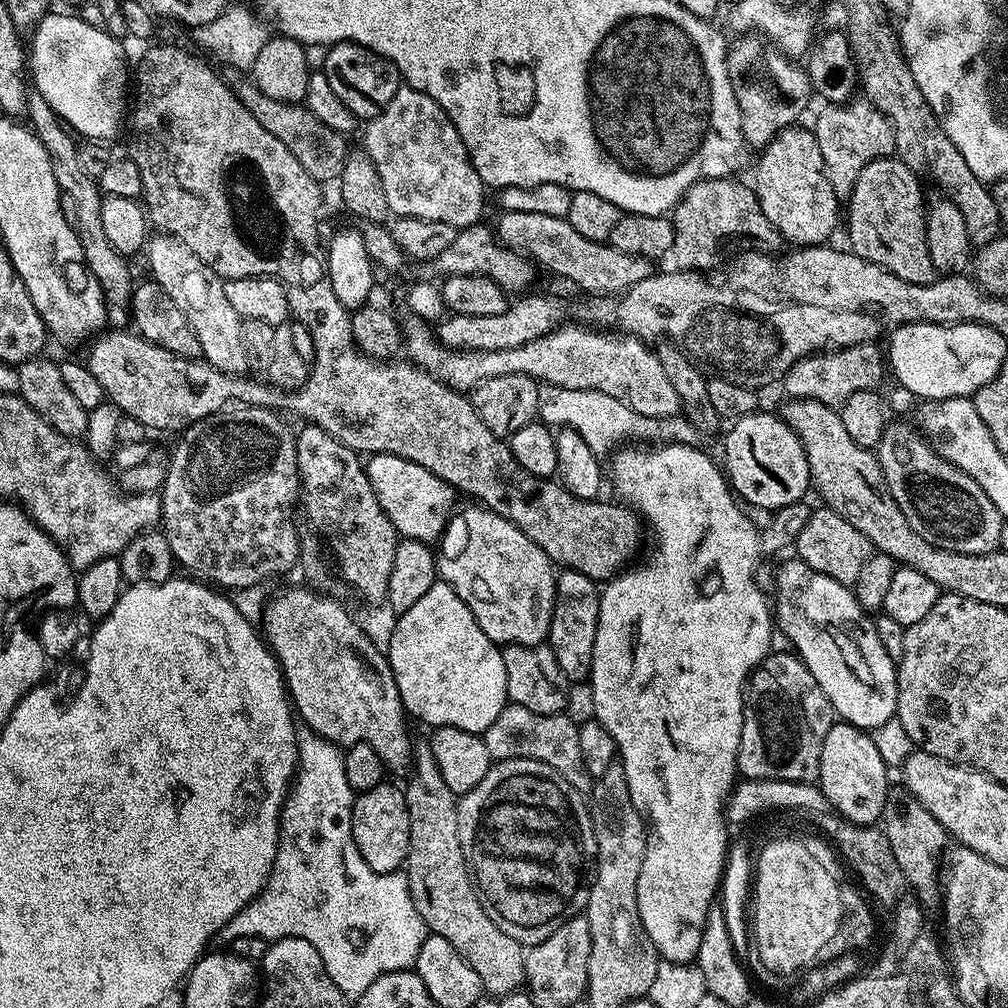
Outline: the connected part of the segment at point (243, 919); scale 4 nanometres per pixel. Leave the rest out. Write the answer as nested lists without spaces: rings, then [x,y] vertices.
[[[304,730],[301,736],[299,733],[298,743],[295,745],[294,752],[298,757],[298,767],[295,769],[295,779],[293,779],[290,785],[290,791],[287,793],[284,806],[281,808],[278,817],[276,857],[272,863],[272,870],[268,874],[267,882],[260,889],[260,893],[254,896],[249,904],[244,905],[241,912],[236,912],[234,918],[230,918],[226,922],[224,929],[229,937],[260,936],[262,939],[271,942],[282,936],[293,936],[294,938],[302,938],[306,942],[310,942],[310,946],[314,946],[314,950],[318,950],[318,958],[322,958],[322,966],[326,966],[326,974],[330,974],[334,986],[338,986],[338,990],[345,998],[357,998],[363,995],[364,991],[382,974],[386,974],[387,972],[403,972],[415,965],[426,937],[424,920],[418,914],[418,910],[412,901],[412,895],[408,889],[407,875],[400,870],[394,872],[375,872],[374,870],[370,870],[370,866],[366,866],[362,854],[358,854],[358,846],[355,844],[349,826],[350,789],[342,767],[341,749],[337,745],[331,744],[329,740],[323,740],[315,732]]]

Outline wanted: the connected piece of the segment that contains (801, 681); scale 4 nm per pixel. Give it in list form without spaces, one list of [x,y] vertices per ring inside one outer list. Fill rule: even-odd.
[[[771,653],[765,657],[765,660],[760,665],[757,665],[751,673],[748,680],[746,697],[742,702],[742,717],[741,720],[748,724],[748,772],[820,772],[820,756],[823,750],[823,742],[829,728],[835,723],[836,715],[832,708],[832,703],[826,698],[825,691],[819,686],[814,674],[804,664],[803,660],[796,656],[795,653],[789,654],[774,654]]]

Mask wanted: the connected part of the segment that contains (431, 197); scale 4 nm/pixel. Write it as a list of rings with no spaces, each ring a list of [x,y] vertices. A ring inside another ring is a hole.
[[[402,82],[402,85],[397,89],[393,89],[391,100],[383,108],[382,112],[376,115],[374,119],[368,120],[366,124],[371,126],[372,130],[378,130],[378,148],[372,148],[372,151],[367,154],[371,159],[376,156],[376,159],[372,162],[375,164],[376,170],[381,174],[382,187],[384,187],[386,200],[393,215],[396,215],[397,217],[420,217],[430,221],[446,222],[447,225],[454,225],[458,230],[473,227],[481,221],[479,218],[484,208],[484,192],[486,193],[486,185],[482,180],[450,180],[450,174],[466,174],[466,170],[470,170],[472,160],[469,158],[468,151],[465,148],[465,142],[462,140],[457,128],[454,126],[452,119],[449,118],[447,112],[445,112],[442,107],[438,106],[429,95],[422,91],[414,90],[411,83]],[[393,184],[440,184],[440,186],[393,186]]]

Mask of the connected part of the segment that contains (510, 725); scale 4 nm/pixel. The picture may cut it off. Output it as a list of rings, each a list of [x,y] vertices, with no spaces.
[[[509,703],[501,707],[498,717],[492,720],[491,726],[482,735],[494,760],[528,757],[544,761],[559,770],[566,782],[570,782],[581,794],[586,794],[591,791],[594,778],[590,766],[588,768],[586,764],[587,755],[580,747],[579,725],[567,716],[565,713],[544,716],[524,706]]]

